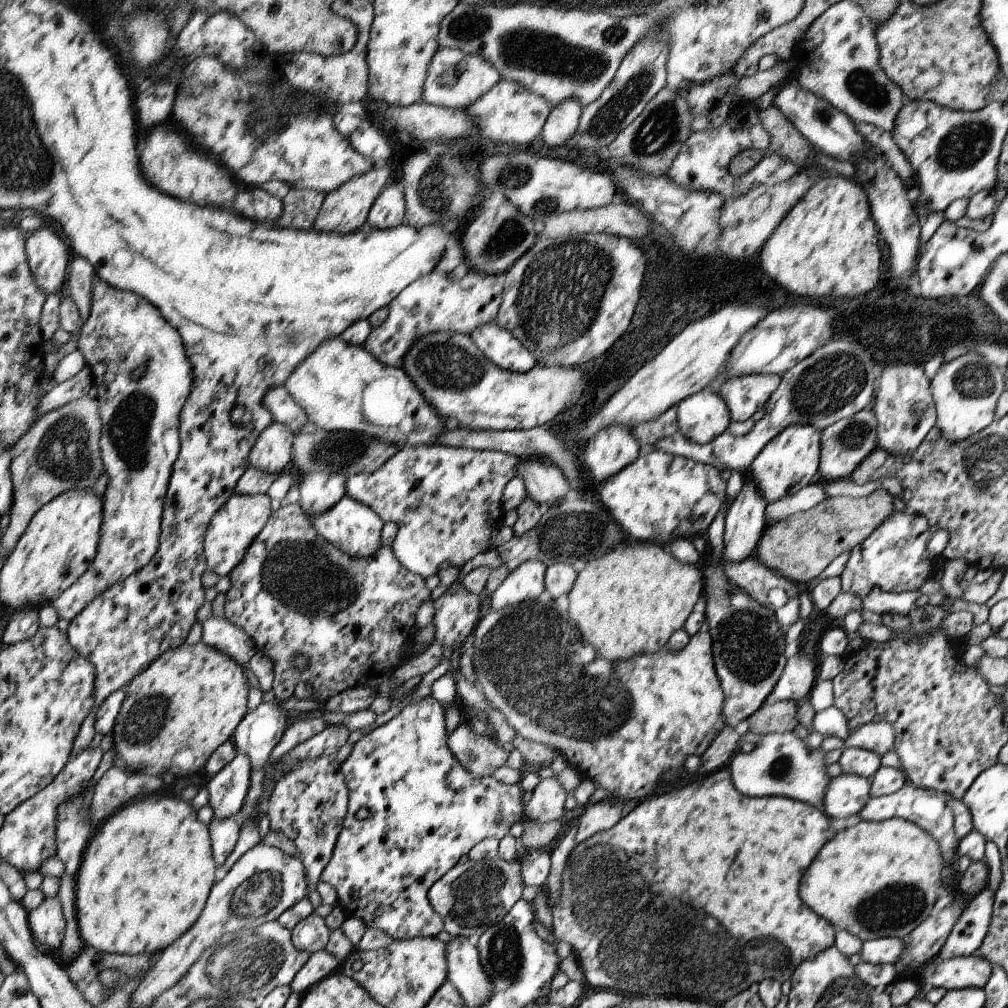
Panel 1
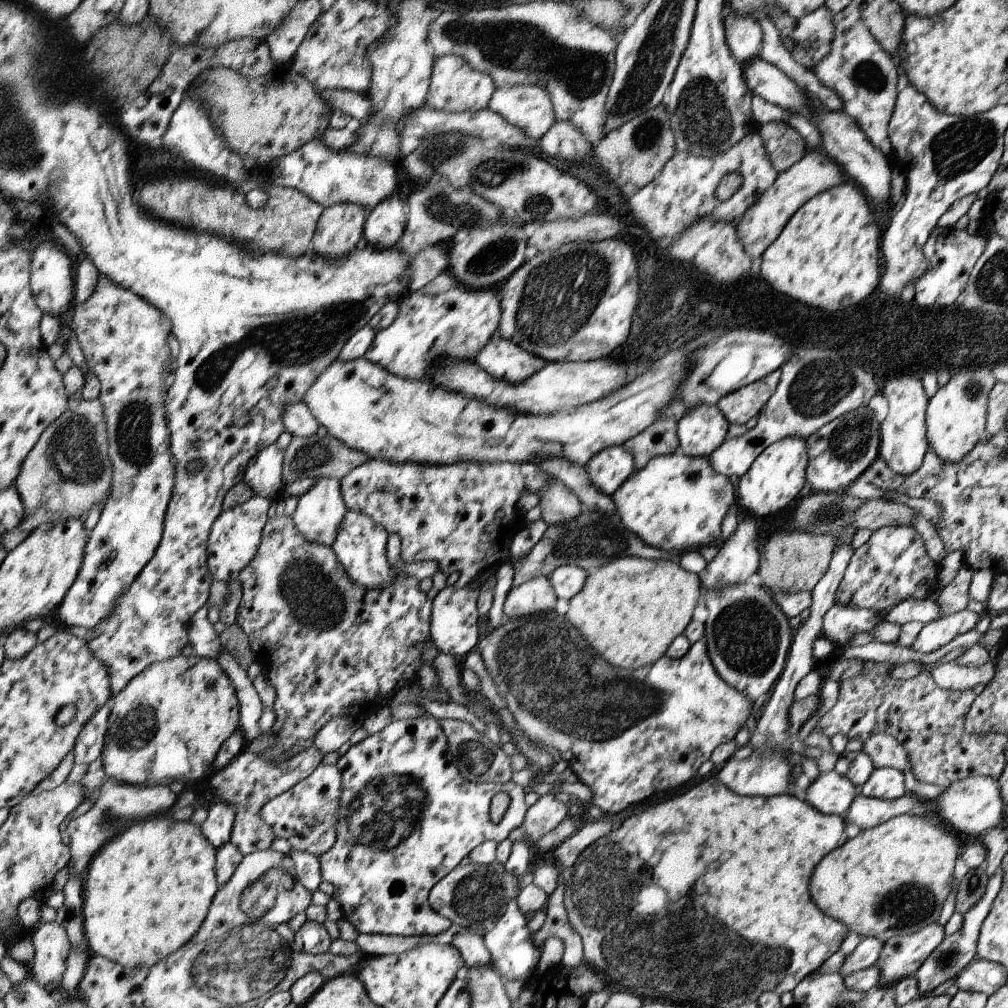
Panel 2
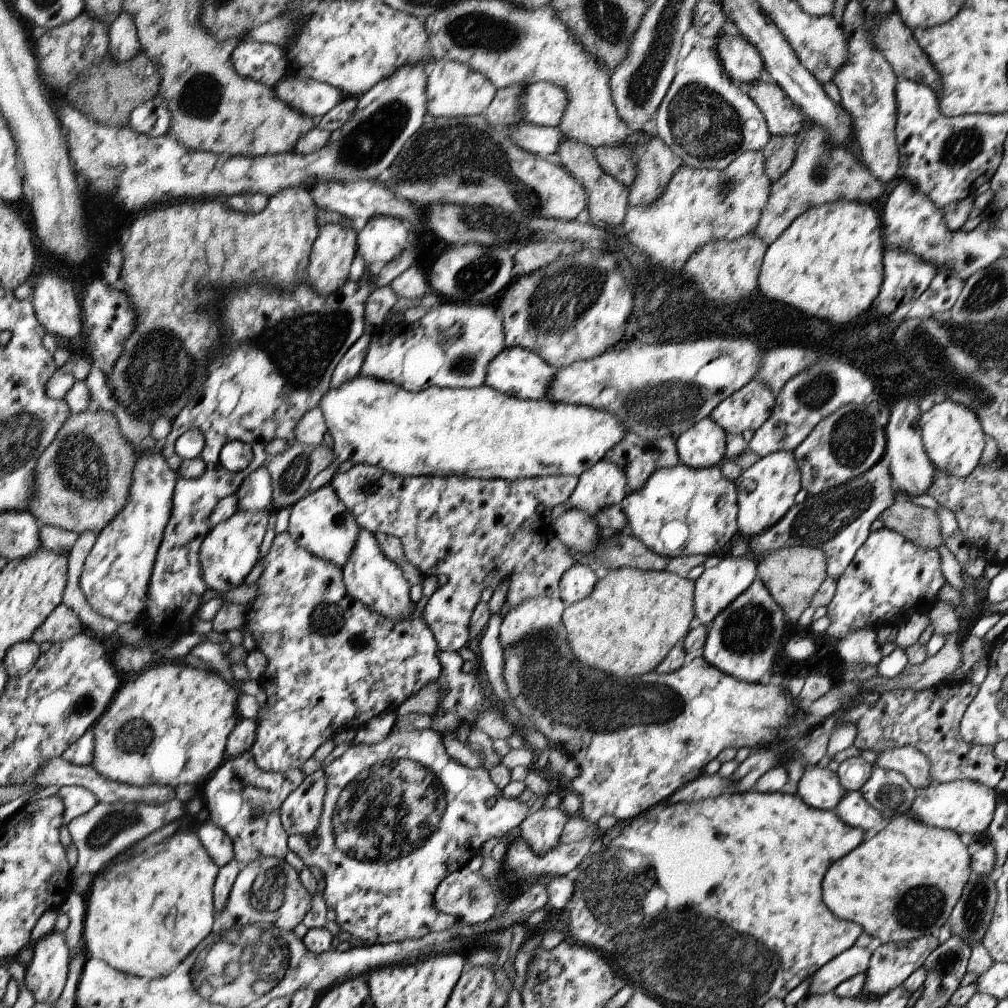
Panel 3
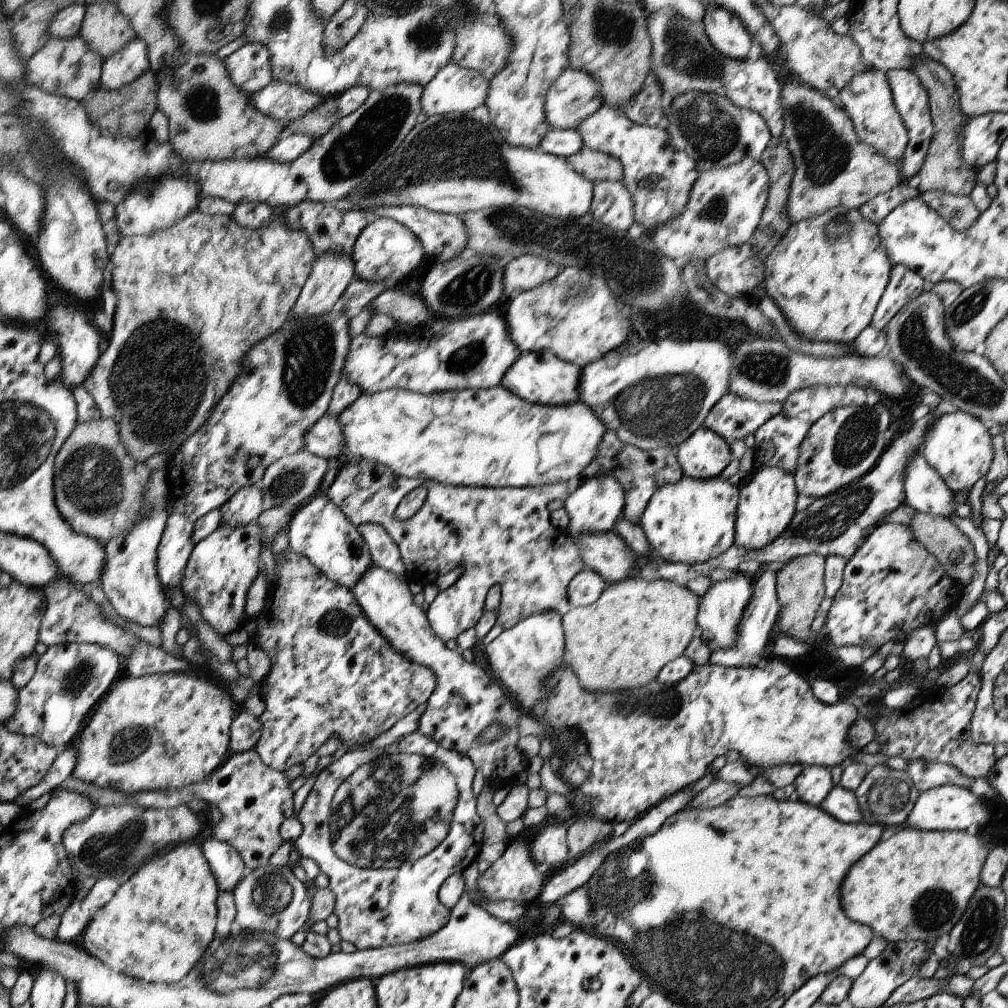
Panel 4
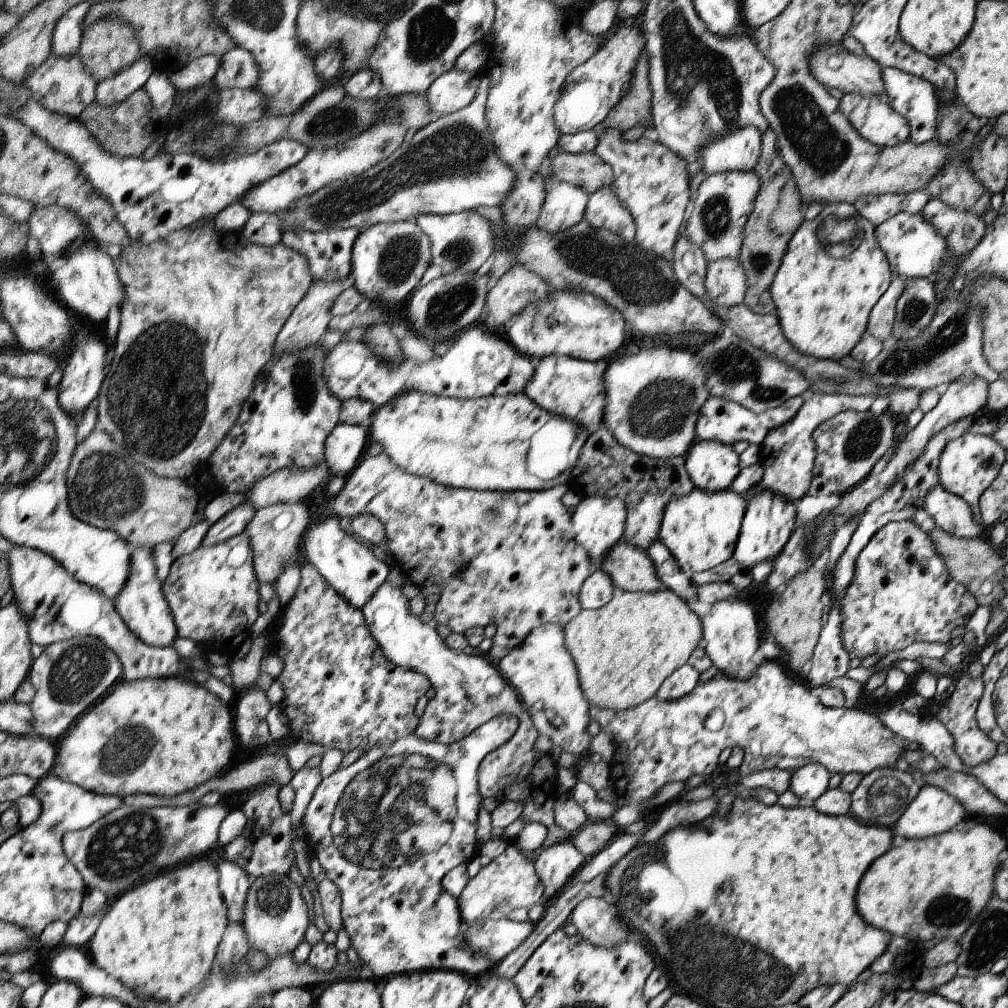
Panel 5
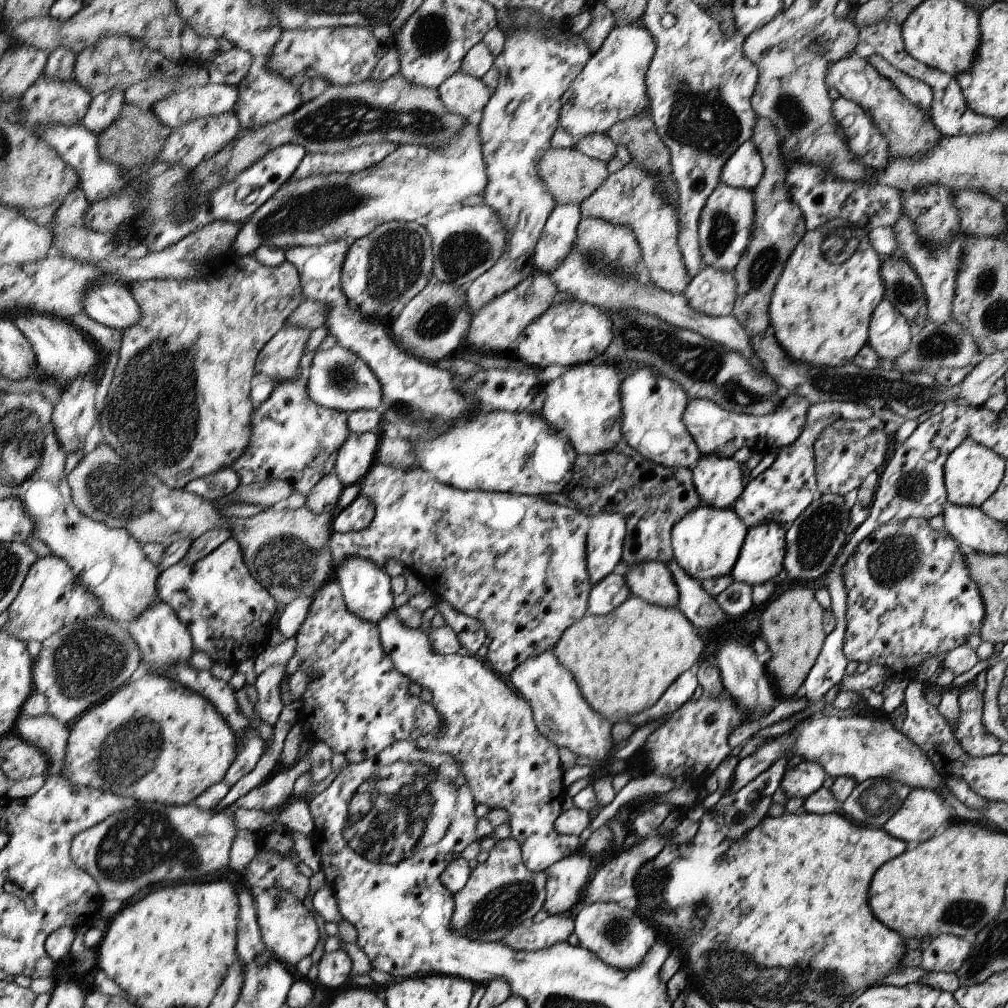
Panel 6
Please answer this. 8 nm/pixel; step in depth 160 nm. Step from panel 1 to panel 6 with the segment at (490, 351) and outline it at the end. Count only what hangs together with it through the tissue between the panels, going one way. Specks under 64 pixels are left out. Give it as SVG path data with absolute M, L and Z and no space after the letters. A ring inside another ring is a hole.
M574 365L544 386L547 400L542 417L571 443L576 455L608 453L625 438L621 424L624 414L621 386L622 377L613 366Z

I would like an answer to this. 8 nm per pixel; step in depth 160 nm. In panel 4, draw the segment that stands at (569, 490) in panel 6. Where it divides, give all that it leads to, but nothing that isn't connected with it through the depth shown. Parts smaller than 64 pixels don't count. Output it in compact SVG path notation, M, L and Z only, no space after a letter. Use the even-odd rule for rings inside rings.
M608 429L604 434L604 440L600 442L599 453L596 458L581 474L581 480L590 480L598 476L610 476L614 478L627 494L623 516L632 524L640 523L640 516L644 514L644 508L651 501L652 494L664 484L672 484L683 478L682 464L679 463L676 447L664 446L653 450L641 450L630 444L623 444L613 429Z

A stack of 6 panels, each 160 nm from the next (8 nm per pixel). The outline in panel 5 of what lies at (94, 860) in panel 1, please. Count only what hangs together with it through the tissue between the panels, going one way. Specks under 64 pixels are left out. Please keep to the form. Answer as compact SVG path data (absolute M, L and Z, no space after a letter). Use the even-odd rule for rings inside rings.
M207 857L198 858L180 864L180 868L174 866L170 872L158 874L109 905L90 939L89 954L98 968L128 985L139 999L174 1004L190 995L202 984L202 980L213 974L212 964L218 957L216 950L229 922L230 915L220 888L219 869Z

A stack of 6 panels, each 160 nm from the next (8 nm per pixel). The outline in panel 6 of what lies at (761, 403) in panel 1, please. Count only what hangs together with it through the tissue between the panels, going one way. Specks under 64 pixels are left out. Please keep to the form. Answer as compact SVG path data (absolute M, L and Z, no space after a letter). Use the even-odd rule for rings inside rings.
M784 395L779 408L773 413L756 416L733 413L712 399L695 398L688 401L687 408L683 412L683 421L692 438L698 443L702 456L717 455L722 458L732 458L744 447L752 452L766 455L790 446L800 438L807 426L811 405L807 398L798 395Z

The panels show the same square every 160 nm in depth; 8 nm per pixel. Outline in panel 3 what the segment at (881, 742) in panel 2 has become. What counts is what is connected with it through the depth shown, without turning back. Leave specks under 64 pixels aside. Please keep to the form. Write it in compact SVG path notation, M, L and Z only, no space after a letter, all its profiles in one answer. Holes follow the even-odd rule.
M908 745L888 749L878 755L876 765L902 773L918 792L932 784L930 759L917 748Z

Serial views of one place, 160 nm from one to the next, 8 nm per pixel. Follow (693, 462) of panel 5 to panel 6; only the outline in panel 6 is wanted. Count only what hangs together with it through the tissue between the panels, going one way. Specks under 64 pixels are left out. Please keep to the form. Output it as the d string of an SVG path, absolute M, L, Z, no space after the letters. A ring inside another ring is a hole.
M703 456L691 471L702 502L717 509L732 508L748 483L746 467L734 456Z

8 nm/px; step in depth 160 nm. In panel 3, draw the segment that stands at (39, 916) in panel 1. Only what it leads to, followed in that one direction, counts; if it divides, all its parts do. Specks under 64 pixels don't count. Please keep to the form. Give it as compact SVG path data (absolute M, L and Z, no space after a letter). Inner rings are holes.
M54 930L35 944L35 955L27 972L27 987L34 992L38 1003L56 1006L66 988L67 978L70 976L70 958L64 937L64 933Z

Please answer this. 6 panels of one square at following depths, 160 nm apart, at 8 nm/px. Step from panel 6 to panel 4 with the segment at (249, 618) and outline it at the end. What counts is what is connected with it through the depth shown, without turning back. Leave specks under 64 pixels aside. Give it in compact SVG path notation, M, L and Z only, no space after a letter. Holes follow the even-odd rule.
M250 522L245 526L221 525L210 536L196 543L187 569L184 570L182 591L185 597L198 602L202 618L221 637L242 628L246 622L246 594L260 570L260 544L262 544L262 528L258 522Z

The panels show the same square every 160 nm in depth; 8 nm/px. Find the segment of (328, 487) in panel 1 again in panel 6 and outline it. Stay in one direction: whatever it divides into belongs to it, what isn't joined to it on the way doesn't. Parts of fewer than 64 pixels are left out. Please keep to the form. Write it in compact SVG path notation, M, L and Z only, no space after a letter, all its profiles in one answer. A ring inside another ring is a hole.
M352 557L347 559L341 567L335 564L334 580L342 586L347 609L358 618L377 625L394 608L395 597L390 589L390 579L391 577L382 566L368 559Z

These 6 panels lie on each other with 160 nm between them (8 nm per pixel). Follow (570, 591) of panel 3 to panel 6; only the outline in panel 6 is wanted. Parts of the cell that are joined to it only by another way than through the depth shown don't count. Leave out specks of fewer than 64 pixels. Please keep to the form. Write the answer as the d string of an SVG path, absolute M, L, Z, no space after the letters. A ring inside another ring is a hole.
M620 570L594 586L590 594L588 615L605 615L620 606L631 595L625 578Z

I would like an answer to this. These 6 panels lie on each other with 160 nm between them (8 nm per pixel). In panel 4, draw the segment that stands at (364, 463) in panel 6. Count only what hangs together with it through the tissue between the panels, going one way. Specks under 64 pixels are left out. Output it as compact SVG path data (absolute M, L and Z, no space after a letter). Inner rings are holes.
M324 414L324 417L308 430L307 437L304 438L304 449L311 454L323 457L324 459L342 456L344 448L344 436L340 432L340 424L336 422L334 416Z

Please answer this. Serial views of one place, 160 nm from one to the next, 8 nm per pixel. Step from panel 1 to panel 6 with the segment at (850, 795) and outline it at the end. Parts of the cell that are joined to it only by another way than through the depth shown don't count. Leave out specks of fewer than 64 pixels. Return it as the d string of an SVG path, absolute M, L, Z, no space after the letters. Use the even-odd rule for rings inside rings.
M802 761L782 777L780 788L791 798L808 798L824 784L826 771L821 764Z

